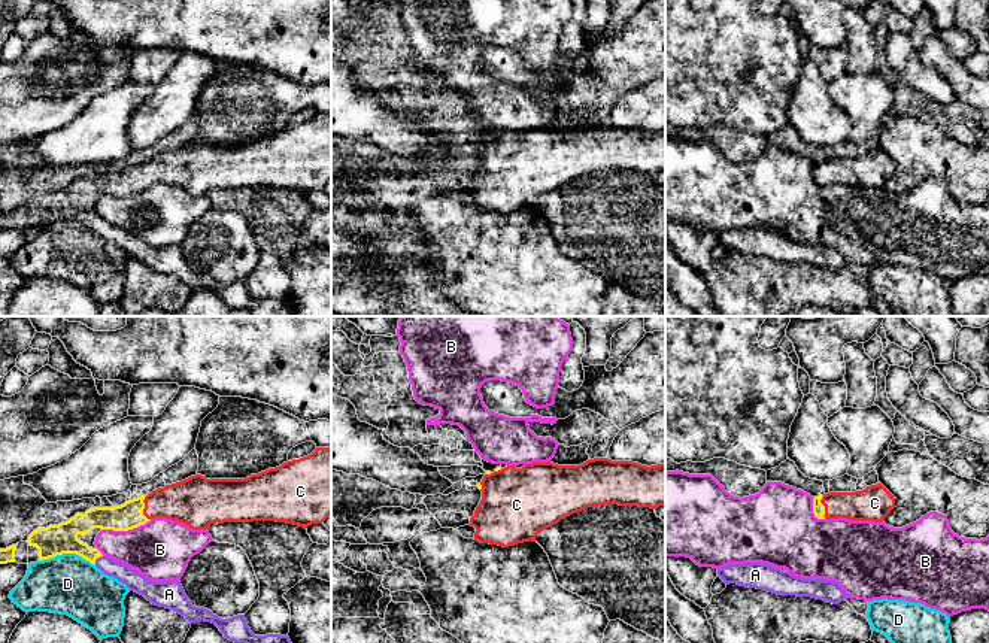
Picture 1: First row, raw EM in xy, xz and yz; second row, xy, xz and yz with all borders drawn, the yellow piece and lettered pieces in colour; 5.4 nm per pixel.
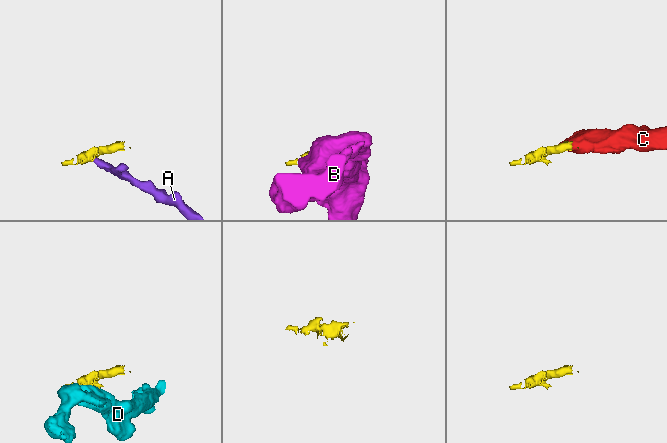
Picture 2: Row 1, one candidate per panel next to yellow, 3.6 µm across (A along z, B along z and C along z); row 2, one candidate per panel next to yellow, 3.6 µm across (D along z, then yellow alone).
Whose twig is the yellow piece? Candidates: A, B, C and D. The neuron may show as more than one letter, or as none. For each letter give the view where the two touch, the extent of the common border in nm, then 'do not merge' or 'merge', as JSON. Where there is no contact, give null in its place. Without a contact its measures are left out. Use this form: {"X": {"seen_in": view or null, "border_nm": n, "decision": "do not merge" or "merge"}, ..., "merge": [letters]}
{"A": {"seen_in": "xy", "border_nm": 80, "decision": "merge"}, "B": {"seen_in": "xy", "border_nm": 280, "decision": "do not merge"}, "C": {"seen_in": "xy", "border_nm": 140, "decision": "merge"}, "D": {"seen_in": "xy", "border_nm": 300, "decision": "do not merge"}, "merge": ["A", "C"]}

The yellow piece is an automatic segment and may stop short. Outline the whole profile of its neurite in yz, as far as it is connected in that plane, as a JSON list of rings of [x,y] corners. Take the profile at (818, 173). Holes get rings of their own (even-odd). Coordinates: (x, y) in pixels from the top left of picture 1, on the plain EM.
[[[882,149],[862,157],[828,158],[813,164],[813,179],[817,185],[883,188],[894,173],[895,164]]]

